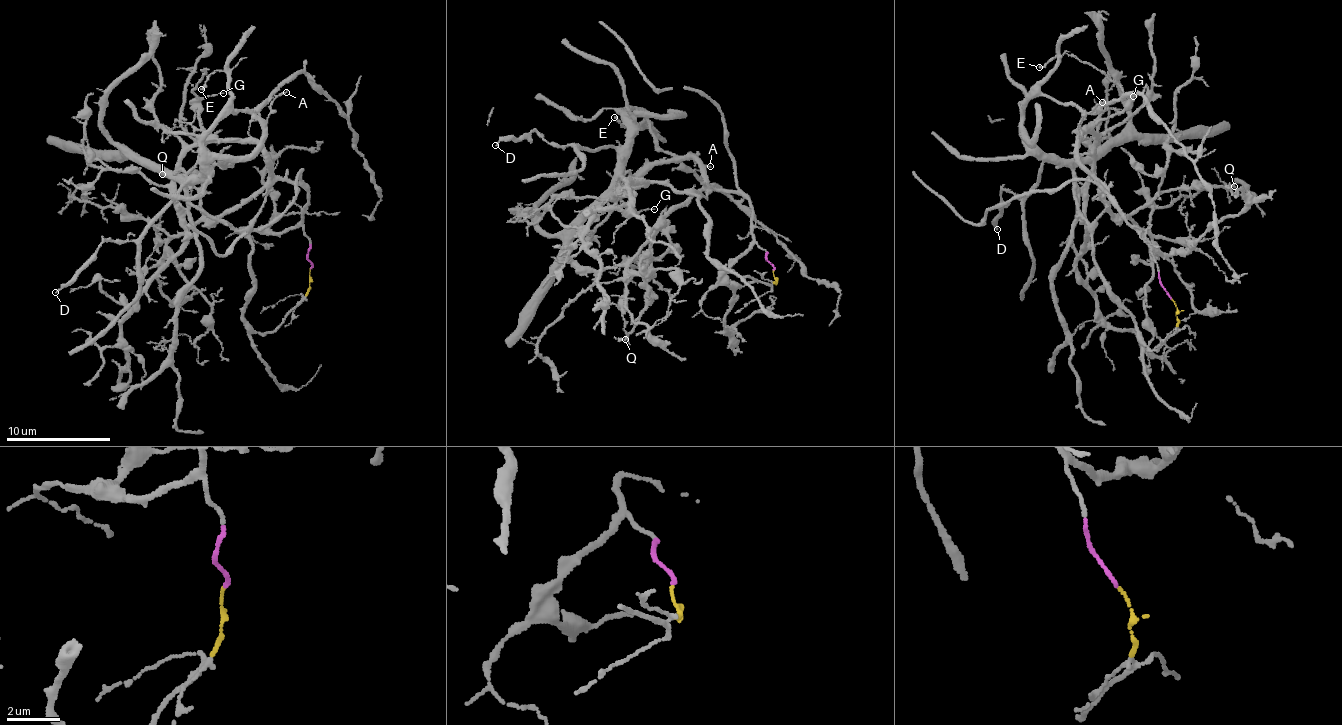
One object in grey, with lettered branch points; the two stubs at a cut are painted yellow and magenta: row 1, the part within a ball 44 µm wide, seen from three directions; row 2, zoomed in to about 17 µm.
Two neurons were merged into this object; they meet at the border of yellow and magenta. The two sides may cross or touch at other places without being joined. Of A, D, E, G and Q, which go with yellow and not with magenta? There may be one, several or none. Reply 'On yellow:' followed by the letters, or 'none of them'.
On yellow: D, E

